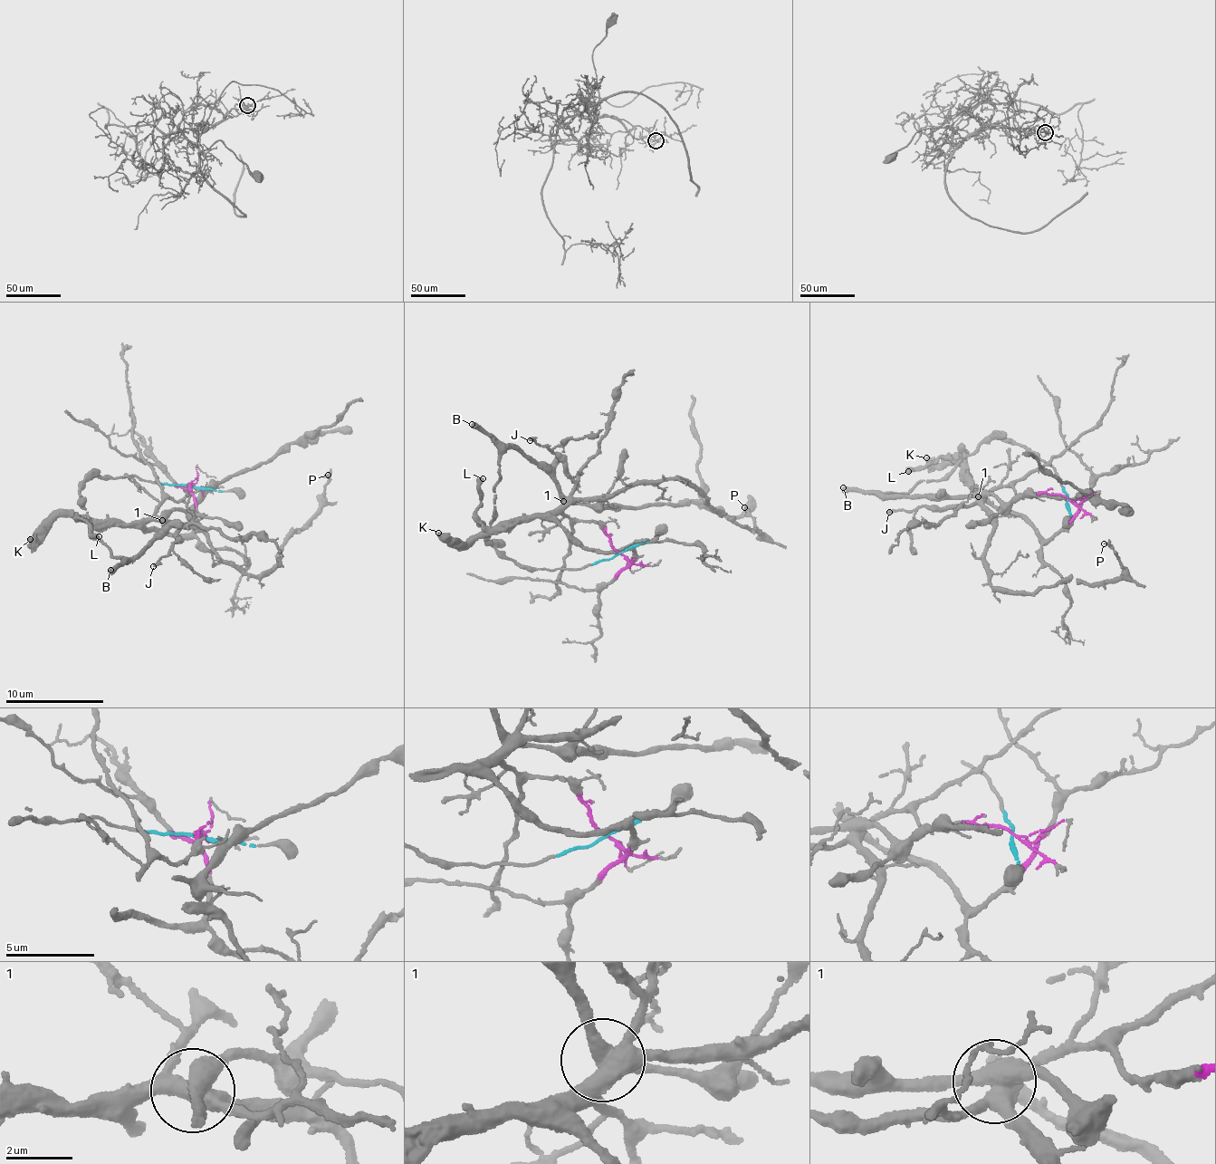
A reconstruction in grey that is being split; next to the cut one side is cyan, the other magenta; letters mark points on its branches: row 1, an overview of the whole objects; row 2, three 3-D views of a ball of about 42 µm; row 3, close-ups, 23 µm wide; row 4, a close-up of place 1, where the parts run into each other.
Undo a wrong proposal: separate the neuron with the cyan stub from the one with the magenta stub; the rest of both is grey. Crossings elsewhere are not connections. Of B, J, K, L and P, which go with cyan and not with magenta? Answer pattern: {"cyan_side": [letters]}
{"cyan_side": ["B"]}

